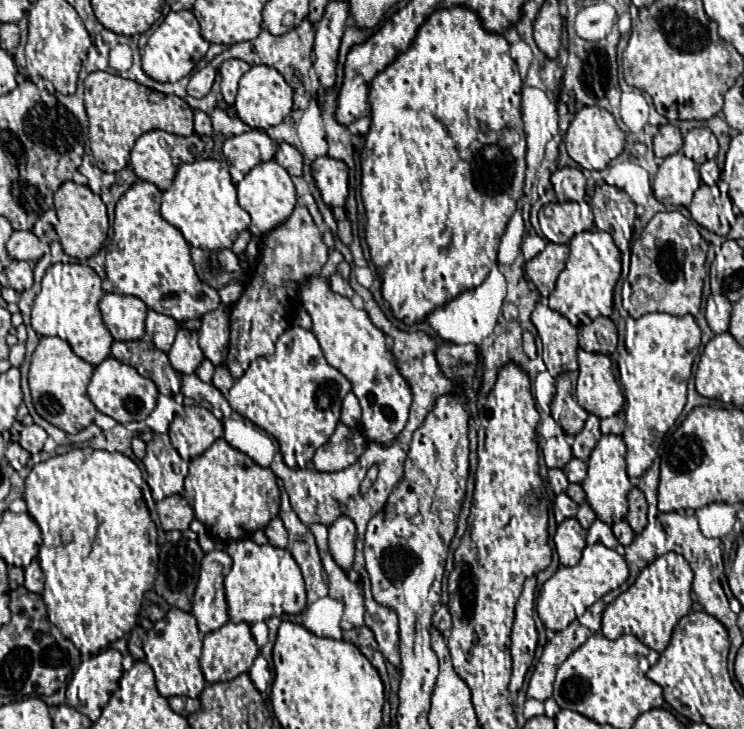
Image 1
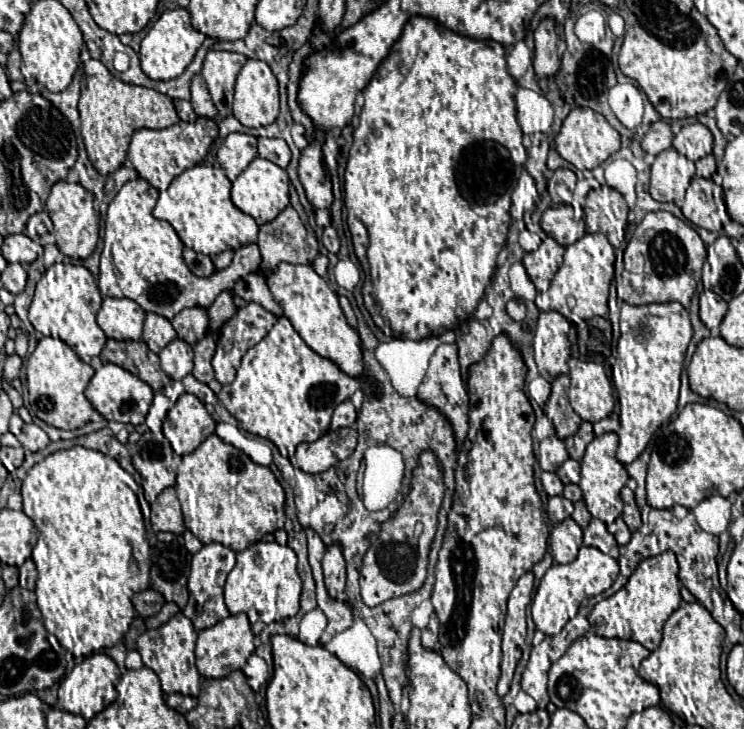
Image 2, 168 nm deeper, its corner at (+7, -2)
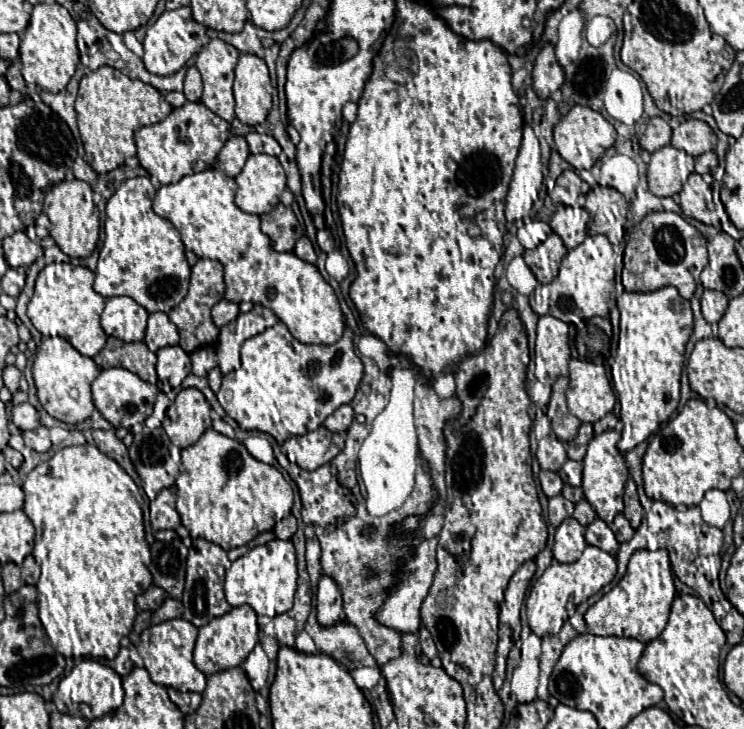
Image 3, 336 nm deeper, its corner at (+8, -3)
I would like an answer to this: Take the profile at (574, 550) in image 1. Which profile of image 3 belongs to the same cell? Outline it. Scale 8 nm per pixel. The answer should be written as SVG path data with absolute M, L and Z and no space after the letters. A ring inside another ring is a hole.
M566 518L558 528L556 528L556 536L554 536L554 558L562 564L568 562L576 562L584 548L586 548L586 540L584 540L584 526L580 526L574 518Z

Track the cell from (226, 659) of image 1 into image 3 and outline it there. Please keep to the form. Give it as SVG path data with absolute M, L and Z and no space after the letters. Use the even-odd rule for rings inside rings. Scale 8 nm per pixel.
M238 606L226 612L220 618L214 618L206 626L198 630L198 640L194 648L194 664L204 674L228 670L234 666L240 666L246 656L252 652L252 648L258 642L258 624L256 624L256 612L250 606Z

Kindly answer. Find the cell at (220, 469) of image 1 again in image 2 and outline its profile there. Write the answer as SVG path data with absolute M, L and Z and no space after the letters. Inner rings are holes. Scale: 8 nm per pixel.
M209 435L193 453L183 455L175 483L185 527L201 543L221 543L243 551L285 523L285 491L269 467L257 465L241 449Z

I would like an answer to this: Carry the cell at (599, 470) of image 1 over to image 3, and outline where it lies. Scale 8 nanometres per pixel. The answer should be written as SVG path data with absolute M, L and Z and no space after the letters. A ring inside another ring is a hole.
M608 430L608 432L600 434L600 436L594 436L592 442L588 444L588 452L586 452L584 460L582 460L582 466L584 466L584 472L582 472L584 498L590 502L594 512L606 524L610 524L614 520L614 516L620 514L622 508L624 508L622 494L624 494L624 484L628 480L628 468L626 468L624 456L616 448L618 440L620 440L620 432L616 432L616 430Z

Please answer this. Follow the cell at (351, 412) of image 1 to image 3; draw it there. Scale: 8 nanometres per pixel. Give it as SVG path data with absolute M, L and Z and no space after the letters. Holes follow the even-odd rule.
M344 404L340 406L338 410L334 410L326 420L324 420L324 426L332 432L344 432L348 430L348 426L352 424L352 418L354 418L354 412L352 412L352 406L350 404Z

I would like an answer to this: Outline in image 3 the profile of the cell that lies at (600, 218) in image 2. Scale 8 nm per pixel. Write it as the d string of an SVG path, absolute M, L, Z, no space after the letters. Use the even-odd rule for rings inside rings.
M594 186L586 194L584 208L590 214L589 235L604 234L614 246L623 242L628 202L620 192L608 186Z

